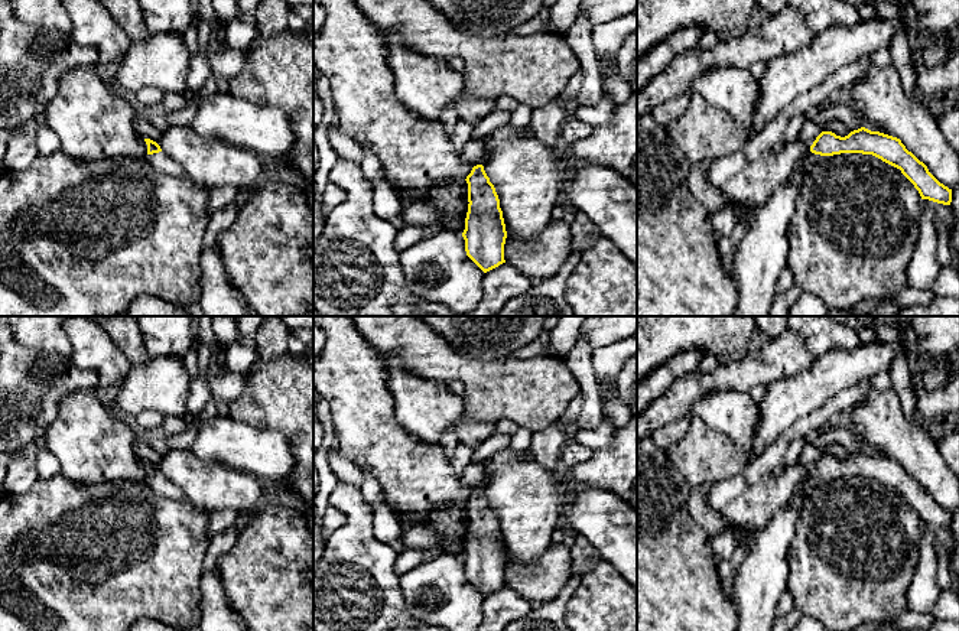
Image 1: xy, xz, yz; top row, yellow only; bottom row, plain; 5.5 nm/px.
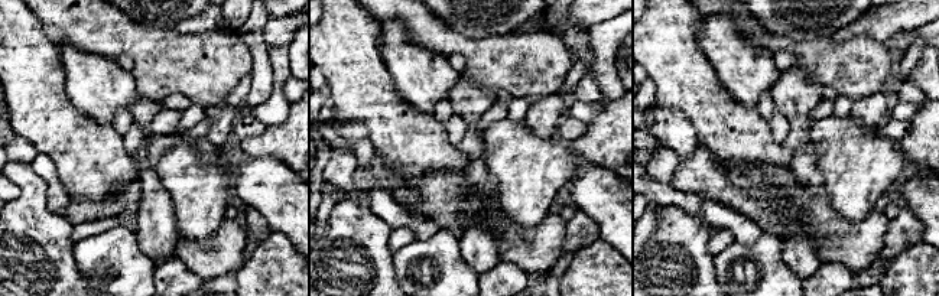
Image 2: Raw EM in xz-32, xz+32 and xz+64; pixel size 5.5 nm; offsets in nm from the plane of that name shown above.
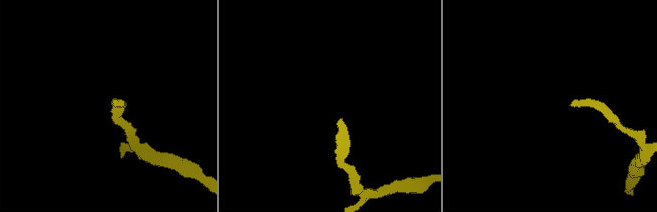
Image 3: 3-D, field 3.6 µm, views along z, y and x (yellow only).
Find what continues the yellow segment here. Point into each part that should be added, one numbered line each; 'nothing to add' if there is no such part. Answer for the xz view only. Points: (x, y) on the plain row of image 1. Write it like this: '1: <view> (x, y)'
1: xz (474, 474)

